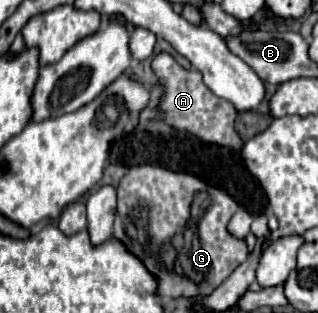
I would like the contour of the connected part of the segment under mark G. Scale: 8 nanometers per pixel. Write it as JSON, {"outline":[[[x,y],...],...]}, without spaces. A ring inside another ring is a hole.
{"outline":[[[135,165],[121,177],[117,185],[117,213],[113,239],[121,241],[147,271],[157,279],[159,297],[209,297],[245,259],[247,241],[231,235],[227,223],[237,211],[237,203],[217,187],[203,183],[189,173],[175,173],[159,165]]]}

